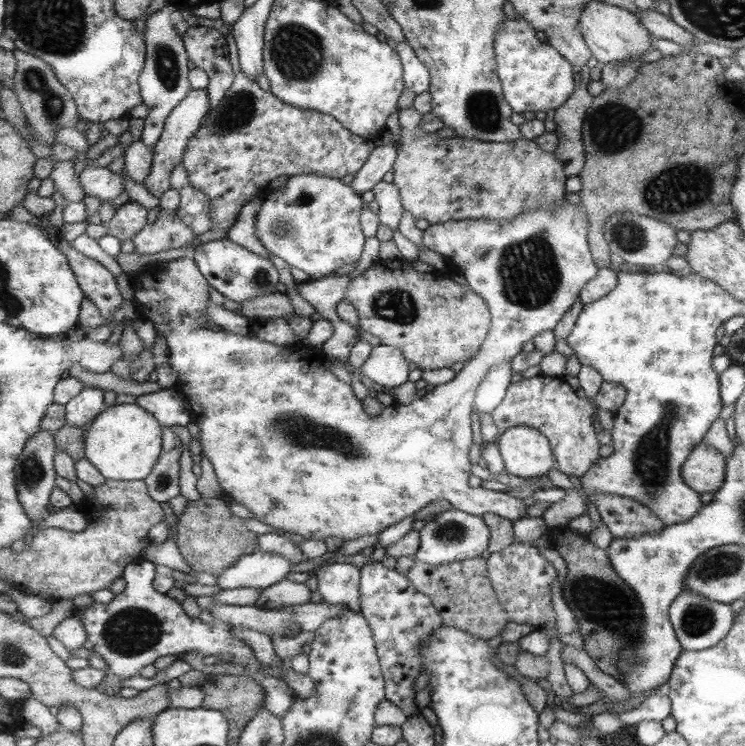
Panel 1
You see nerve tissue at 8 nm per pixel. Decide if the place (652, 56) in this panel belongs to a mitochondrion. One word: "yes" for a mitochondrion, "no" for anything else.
no

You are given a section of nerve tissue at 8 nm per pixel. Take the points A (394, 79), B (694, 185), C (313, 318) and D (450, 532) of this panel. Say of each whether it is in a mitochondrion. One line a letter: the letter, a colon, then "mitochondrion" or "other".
A: other
B: mitochondrion
C: other
D: mitochondrion

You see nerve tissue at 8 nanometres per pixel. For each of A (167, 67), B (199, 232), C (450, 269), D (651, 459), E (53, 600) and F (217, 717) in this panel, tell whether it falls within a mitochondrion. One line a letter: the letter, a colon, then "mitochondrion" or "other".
A: mitochondrion
B: other
C: other
D: mitochondrion
E: other
F: other

